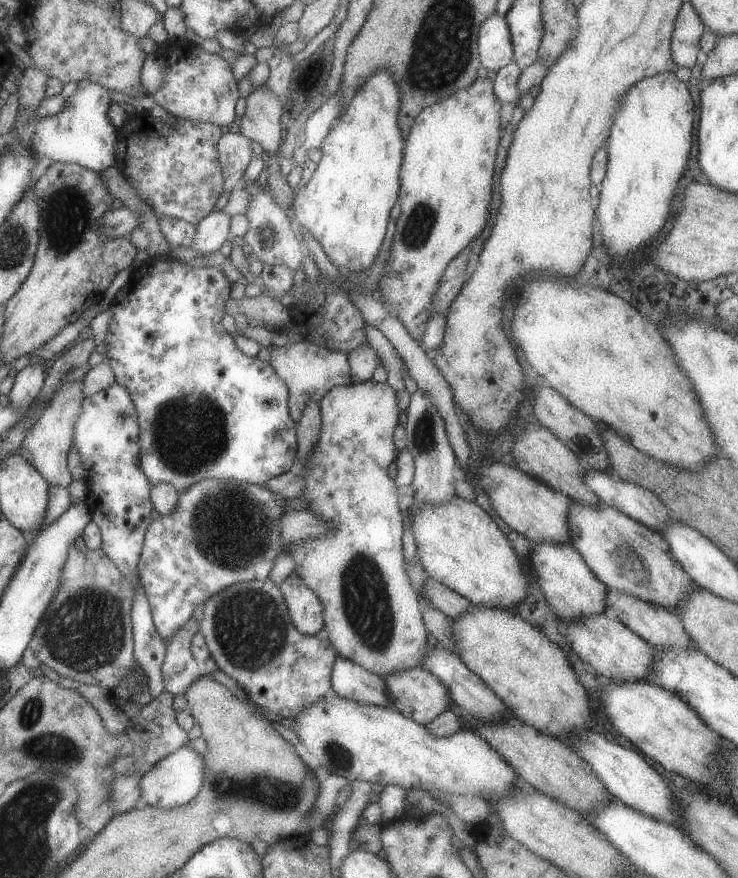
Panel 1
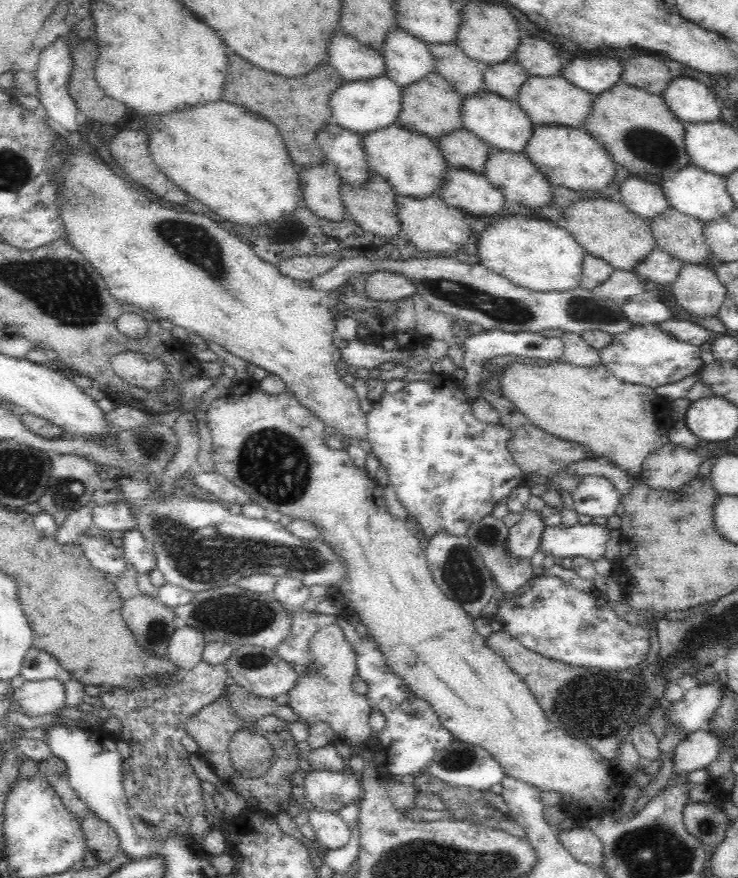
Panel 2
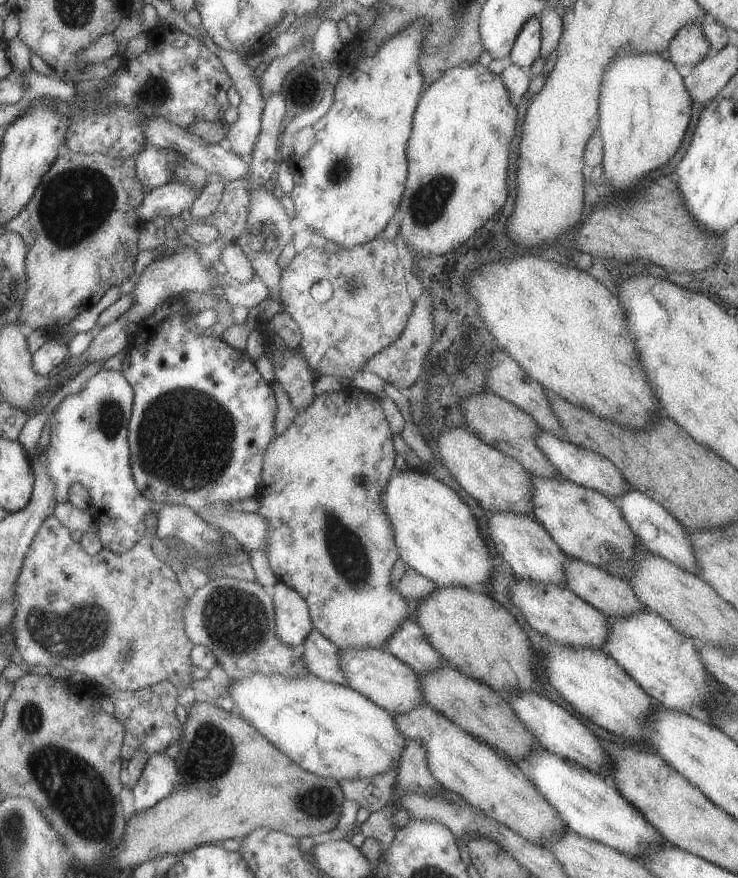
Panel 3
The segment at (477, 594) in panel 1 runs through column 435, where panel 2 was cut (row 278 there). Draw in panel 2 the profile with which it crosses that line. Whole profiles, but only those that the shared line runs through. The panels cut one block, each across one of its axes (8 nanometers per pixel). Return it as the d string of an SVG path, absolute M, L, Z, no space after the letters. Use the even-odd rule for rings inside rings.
M508 215L485 229L480 237L479 250L480 264L507 278L512 284L522 286L526 290L533 290L534 292L568 292L568 290L580 287L582 260L584 260L585 250L561 223L555 225L551 221L528 219L520 215Z

